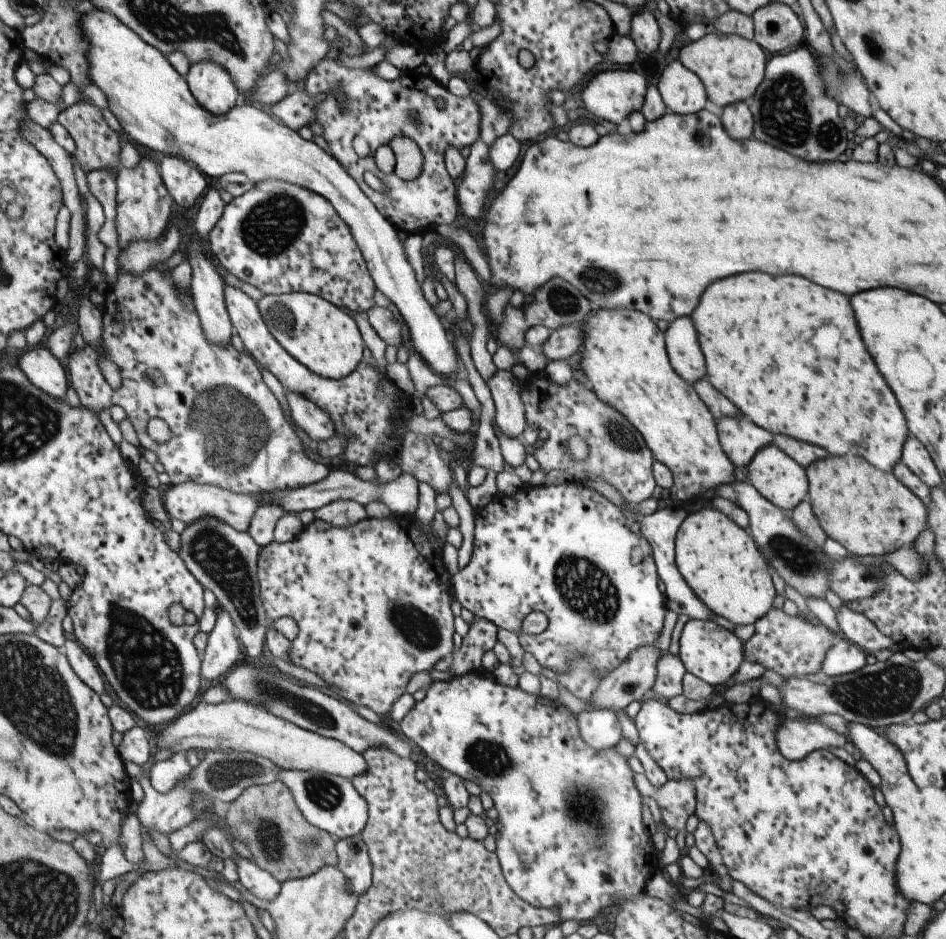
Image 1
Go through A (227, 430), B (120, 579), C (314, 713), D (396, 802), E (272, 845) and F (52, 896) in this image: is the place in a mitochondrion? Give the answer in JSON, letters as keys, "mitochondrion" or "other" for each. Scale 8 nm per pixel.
{"A":"mitochondrion","B":"other","C":"mitochondrion","D":"other","E":"mitochondrion","F":"mitochondrion"}

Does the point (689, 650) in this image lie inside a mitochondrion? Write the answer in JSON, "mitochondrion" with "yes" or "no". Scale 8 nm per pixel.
{"mitochondrion":"no"}

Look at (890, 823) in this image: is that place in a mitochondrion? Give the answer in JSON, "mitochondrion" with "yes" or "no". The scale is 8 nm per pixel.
{"mitochondrion":"no"}

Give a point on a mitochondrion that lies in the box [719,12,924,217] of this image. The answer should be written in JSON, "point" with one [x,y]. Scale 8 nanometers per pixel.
{"point":[784,116]}

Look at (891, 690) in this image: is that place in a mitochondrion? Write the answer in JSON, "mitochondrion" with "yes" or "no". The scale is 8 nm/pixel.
{"mitochondrion":"yes"}

